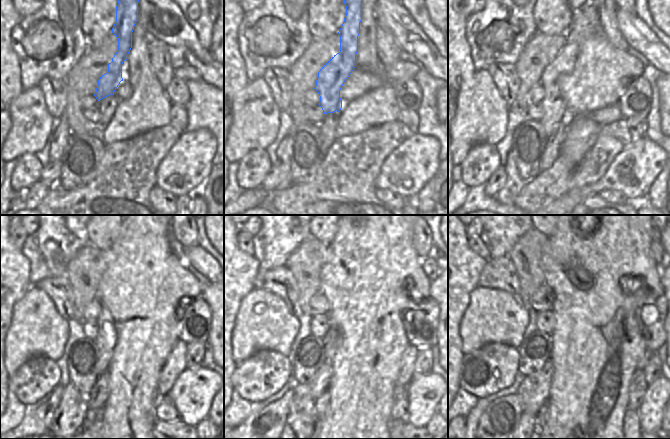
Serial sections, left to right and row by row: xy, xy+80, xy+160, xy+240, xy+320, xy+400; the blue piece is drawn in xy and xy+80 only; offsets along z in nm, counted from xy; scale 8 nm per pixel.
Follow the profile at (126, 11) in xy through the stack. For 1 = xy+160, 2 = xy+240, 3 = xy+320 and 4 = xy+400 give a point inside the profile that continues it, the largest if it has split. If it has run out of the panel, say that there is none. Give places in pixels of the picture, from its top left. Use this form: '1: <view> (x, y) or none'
1: xy+160 (555, 115)
2: xy+240 (105, 340)
3: xy+320 (319, 383)
4: xy+400 (534, 391)

